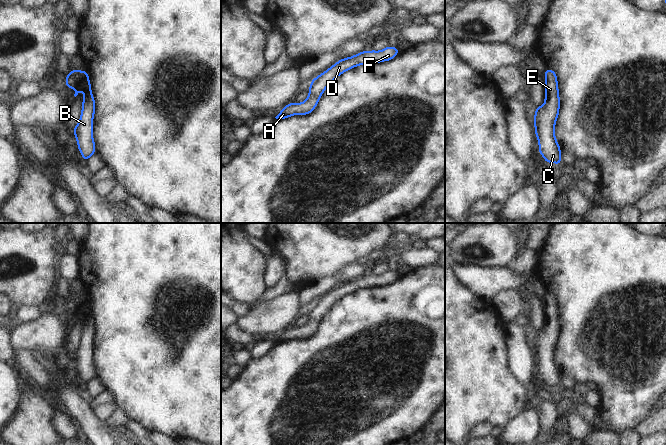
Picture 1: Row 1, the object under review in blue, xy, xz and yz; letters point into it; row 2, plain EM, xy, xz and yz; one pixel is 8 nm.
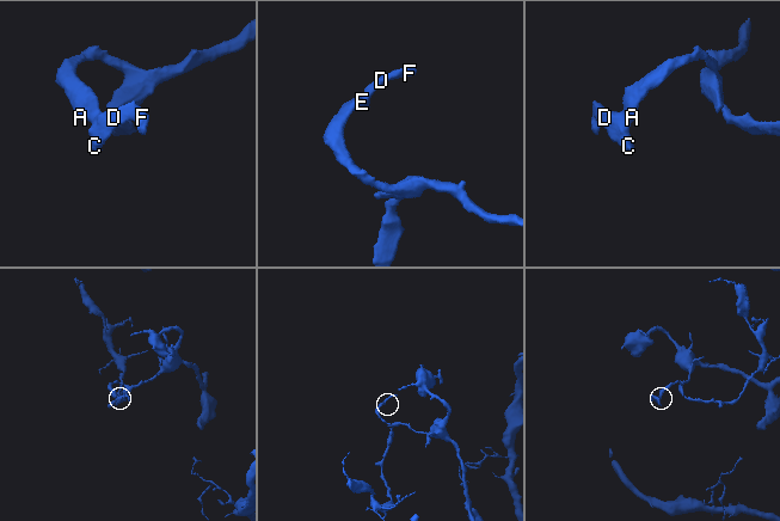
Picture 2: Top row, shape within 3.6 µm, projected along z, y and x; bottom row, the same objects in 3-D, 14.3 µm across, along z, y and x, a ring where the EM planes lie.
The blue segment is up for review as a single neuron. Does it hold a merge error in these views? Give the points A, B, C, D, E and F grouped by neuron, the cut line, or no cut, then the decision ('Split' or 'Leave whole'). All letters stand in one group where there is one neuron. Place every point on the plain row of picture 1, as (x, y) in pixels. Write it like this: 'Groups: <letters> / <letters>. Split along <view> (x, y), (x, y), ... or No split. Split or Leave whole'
Groups: A B C D E F. No split. Leave whole

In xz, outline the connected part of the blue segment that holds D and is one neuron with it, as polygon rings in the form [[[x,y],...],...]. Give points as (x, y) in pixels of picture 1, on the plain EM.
[[[386,271],[381,275],[362,275],[352,281],[340,283],[337,287],[321,297],[312,304],[309,311],[308,322],[302,327],[289,327],[278,337],[276,343],[286,343],[292,339],[307,339],[314,335],[323,316],[339,299],[358,289],[368,289],[370,287],[380,287],[390,285],[397,280],[397,271]]]

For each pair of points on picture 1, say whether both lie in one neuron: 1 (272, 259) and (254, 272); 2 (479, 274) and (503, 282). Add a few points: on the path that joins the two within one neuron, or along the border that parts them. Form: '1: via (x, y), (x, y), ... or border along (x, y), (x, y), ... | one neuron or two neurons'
1: border along (266, 257), (265, 285), (267, 287) | two neurons
2: via (485, 280), (497, 280) | one neuron

